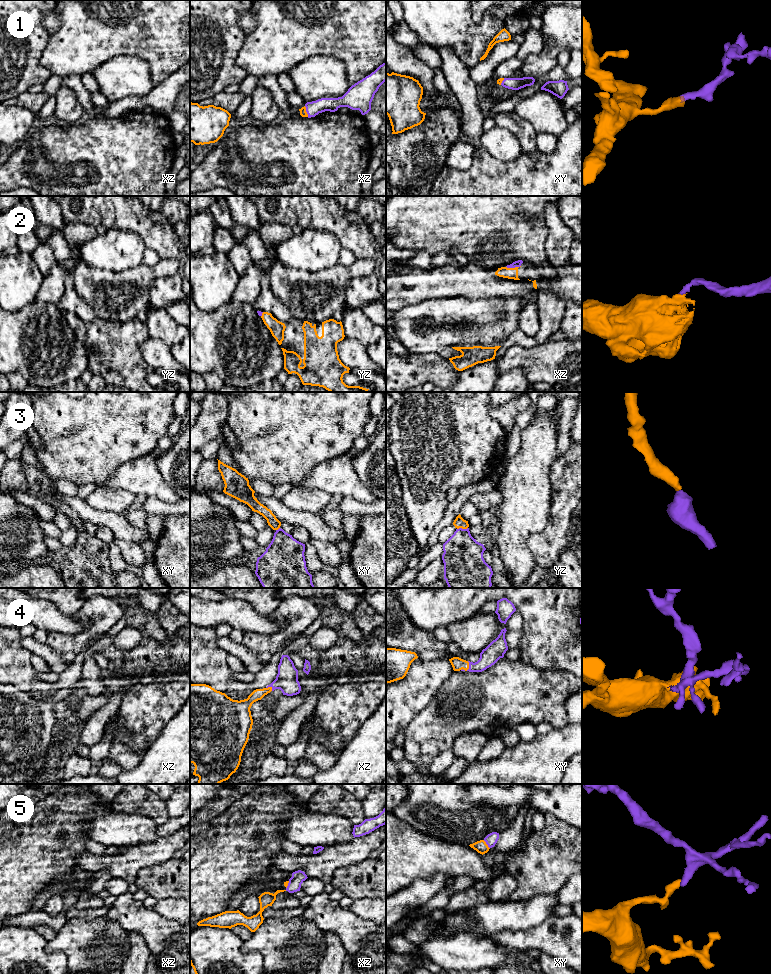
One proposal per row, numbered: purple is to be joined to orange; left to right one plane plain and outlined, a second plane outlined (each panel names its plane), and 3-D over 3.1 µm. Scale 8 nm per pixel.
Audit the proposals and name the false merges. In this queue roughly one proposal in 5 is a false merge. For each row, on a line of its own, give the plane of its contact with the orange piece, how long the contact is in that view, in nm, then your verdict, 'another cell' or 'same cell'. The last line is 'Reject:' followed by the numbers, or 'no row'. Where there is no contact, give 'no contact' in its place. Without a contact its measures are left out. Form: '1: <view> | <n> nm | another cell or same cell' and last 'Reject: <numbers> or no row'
1: xz | 90 nm | same cell
2: xz | 120 nm | same cell
3: yz | 90 nm | same cell
4: xy | 100 nm | same cell
5: xy | 90 nm | same cell
Reject: no row

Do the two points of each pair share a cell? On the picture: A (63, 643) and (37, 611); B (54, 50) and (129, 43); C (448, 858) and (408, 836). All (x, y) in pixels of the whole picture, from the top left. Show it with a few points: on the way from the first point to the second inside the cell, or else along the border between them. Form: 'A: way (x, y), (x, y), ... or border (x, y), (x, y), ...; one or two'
A: border (48, 631), (76, 633); two
B: way (73, 48), (81, 43), (110, 43); one
C: way (438, 857), (428, 856), (418, 846); one

